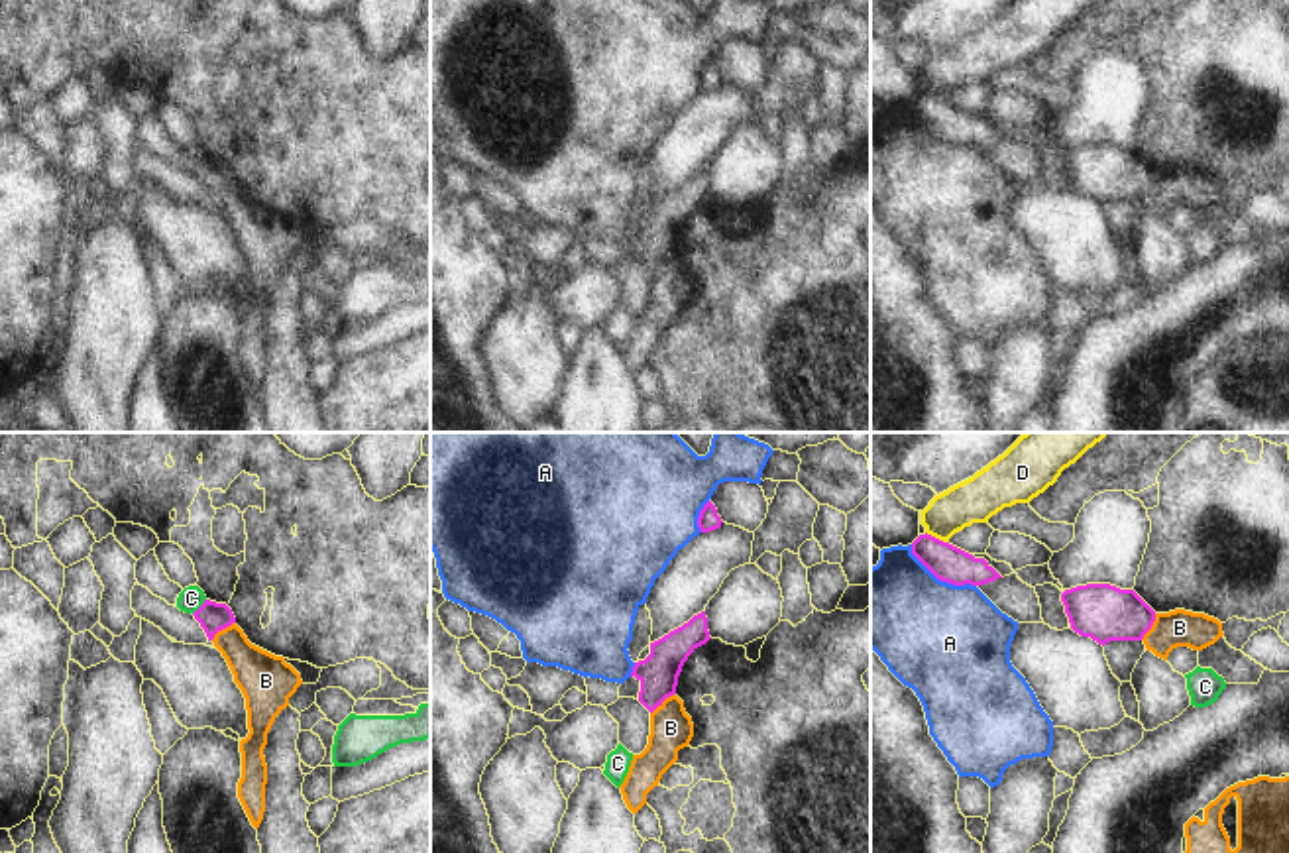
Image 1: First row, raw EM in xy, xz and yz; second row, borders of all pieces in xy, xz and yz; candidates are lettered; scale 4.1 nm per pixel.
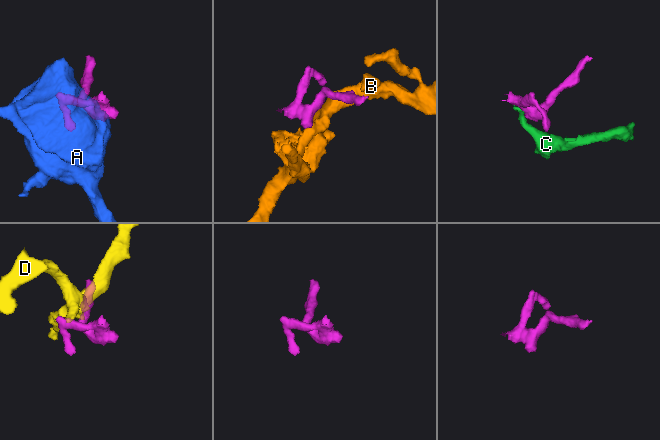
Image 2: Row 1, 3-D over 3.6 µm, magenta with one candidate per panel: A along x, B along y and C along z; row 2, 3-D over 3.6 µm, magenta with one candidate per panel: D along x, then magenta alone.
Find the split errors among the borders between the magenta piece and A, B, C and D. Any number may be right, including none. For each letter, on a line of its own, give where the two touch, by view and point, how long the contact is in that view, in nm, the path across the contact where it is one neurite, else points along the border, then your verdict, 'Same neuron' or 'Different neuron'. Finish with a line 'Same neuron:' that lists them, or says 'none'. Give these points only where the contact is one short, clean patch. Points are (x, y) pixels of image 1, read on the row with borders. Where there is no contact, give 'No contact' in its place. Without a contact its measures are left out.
A: Touches magenta at yz (940, 578). Shared border 320 nm. Different neuron
B: Touches magenta at xz (663, 700). Shared border 140 nm. Boundary: xz (674, 692), (651, 714). Different neuron
C: Touches magenta at xy (201, 606). Shared border 90 nm. Boundary: xy (205, 598), (193, 614). Different neuron
D: Touches magenta at yz (938, 539). Shared border 110 nm. Boundary: yz (926, 531), (948, 543). Different neuron
Same neuron: none

